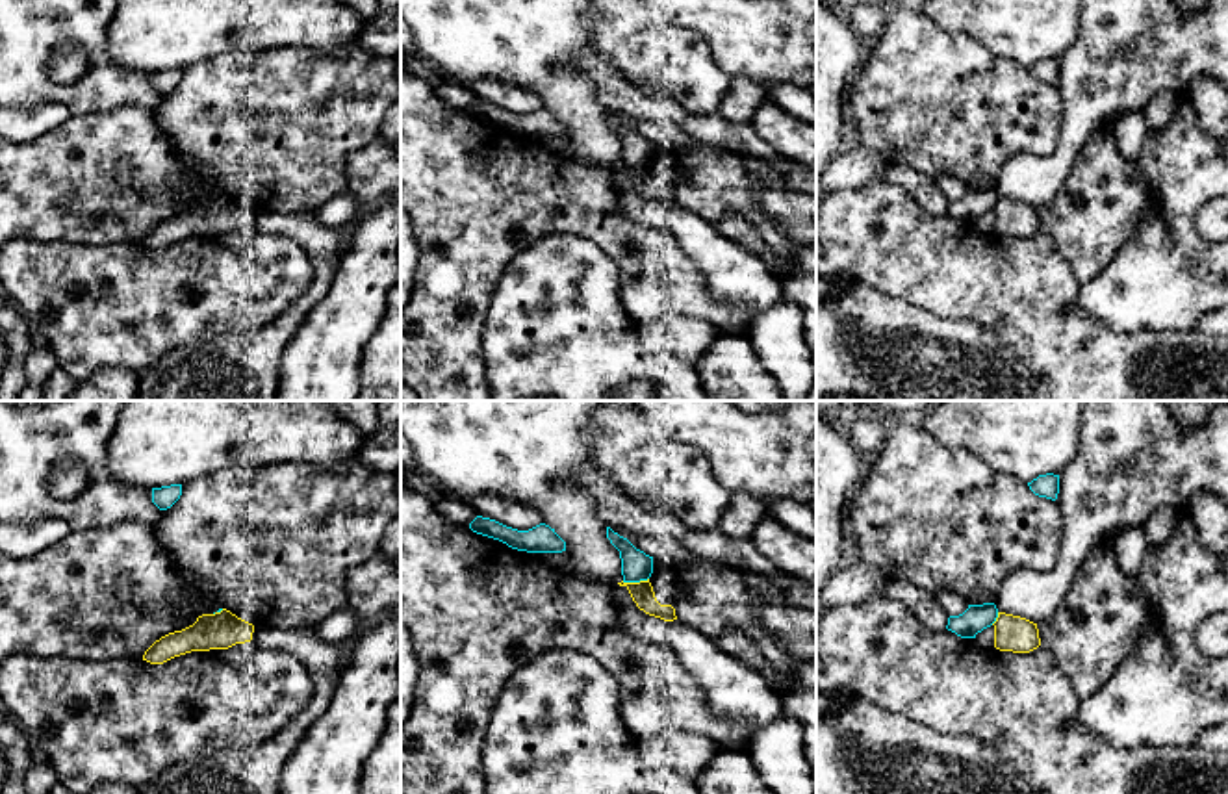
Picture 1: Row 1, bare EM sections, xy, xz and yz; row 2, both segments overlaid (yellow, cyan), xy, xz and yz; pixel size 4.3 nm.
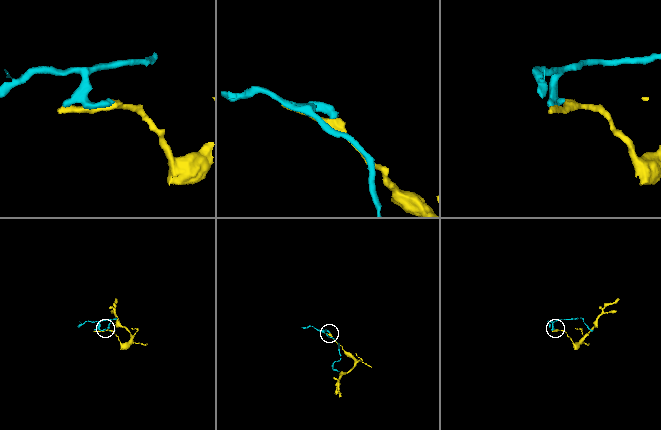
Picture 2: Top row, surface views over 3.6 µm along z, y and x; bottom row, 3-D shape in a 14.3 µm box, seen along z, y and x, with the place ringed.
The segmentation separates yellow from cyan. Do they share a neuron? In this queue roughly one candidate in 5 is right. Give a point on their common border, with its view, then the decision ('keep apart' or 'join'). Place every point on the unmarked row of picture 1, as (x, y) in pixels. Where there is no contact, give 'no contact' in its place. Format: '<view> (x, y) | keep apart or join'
xz (635, 167) | keep apart

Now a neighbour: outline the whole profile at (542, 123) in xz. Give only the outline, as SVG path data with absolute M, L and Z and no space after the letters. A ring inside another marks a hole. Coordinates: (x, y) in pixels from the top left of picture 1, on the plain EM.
M477 100L469 113L477 119L499 124L512 134L527 137L562 137L566 135L566 126L545 108L540 108L529 115L518 115L506 111L495 104Z

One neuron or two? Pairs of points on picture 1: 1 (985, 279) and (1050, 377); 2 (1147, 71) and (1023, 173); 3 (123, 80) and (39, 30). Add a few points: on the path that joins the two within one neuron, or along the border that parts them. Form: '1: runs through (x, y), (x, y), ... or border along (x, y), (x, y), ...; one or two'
1: runs through (1010, 303), (1050, 344), (1050, 353); one
2: runs through (1113, 91), (1073, 132), (1069, 147), (1056, 160); one
3: runs through (101, 62), (97, 52), (75, 30), (62, 30); one

